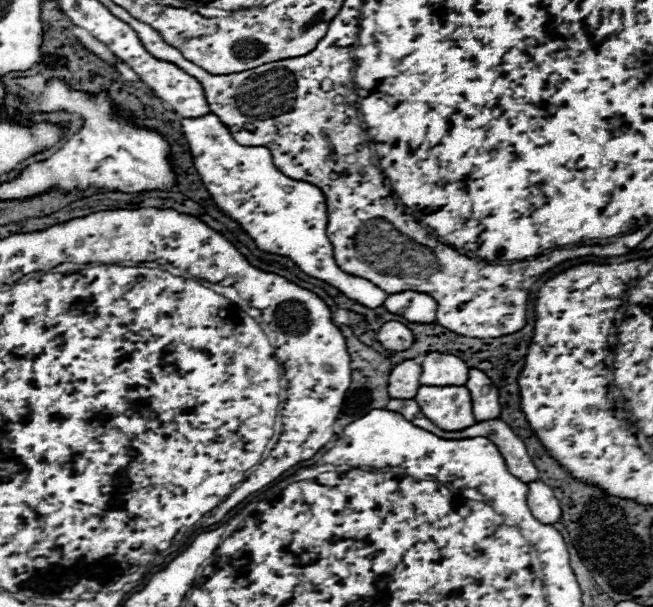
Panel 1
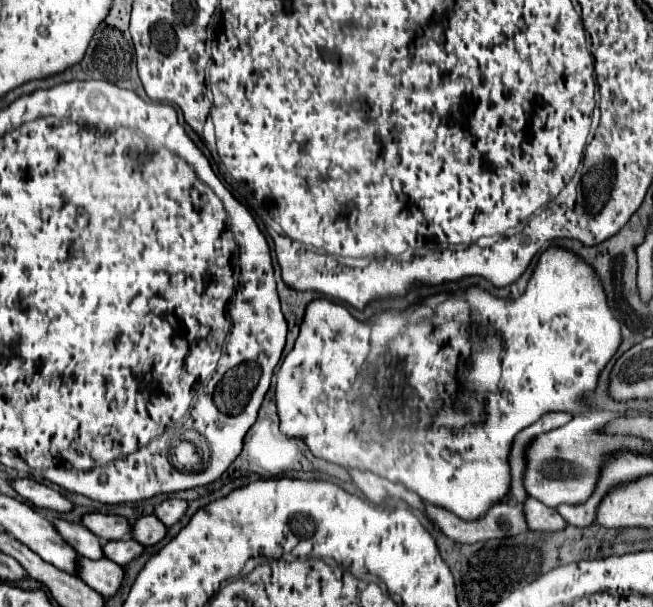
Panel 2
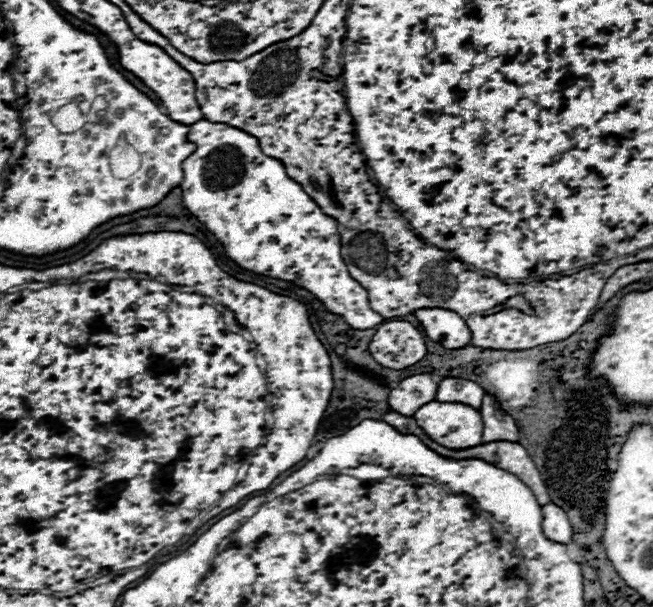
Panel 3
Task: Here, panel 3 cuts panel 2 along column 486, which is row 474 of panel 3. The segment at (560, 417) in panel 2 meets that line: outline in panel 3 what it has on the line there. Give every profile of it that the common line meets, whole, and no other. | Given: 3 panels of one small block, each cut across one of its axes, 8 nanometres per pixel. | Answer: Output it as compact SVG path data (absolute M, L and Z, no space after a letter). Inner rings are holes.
M494 442L494 444L480 444L478 448L470 448L470 452L472 458L482 458L506 472L512 472L518 480L522 480L532 490L540 506L550 504L540 472L534 468L534 462L524 446L510 444L510 442Z

